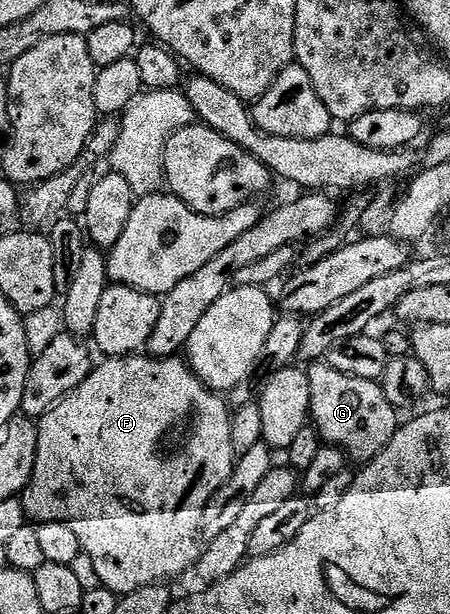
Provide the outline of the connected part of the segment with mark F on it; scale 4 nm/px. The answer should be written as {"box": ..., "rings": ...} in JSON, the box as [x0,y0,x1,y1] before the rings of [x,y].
{"box":[23,352,239,596],"rings":[[[138,352],[123,358],[106,357],[104,361],[102,366],[101,363],[94,365],[93,371],[87,376],[87,380],[83,380],[83,384],[79,384],[79,388],[72,390],[62,402],[52,406],[40,418],[35,468],[28,486],[23,491],[23,505],[26,515],[34,523],[80,524],[83,527],[84,553],[94,558],[101,585],[118,596],[124,596],[139,588],[156,586],[169,580],[165,578],[177,578],[196,567],[203,549],[205,509],[215,494],[227,484],[239,455],[233,446],[233,416],[228,401],[195,373],[184,357],[154,358]]]}

